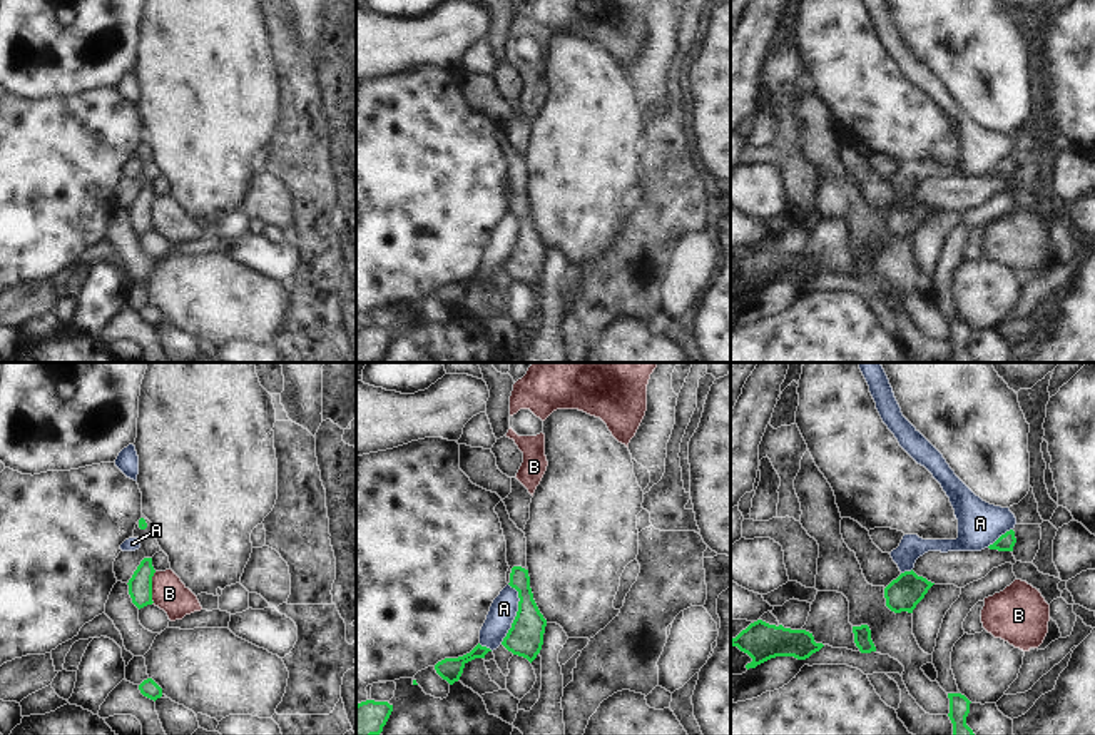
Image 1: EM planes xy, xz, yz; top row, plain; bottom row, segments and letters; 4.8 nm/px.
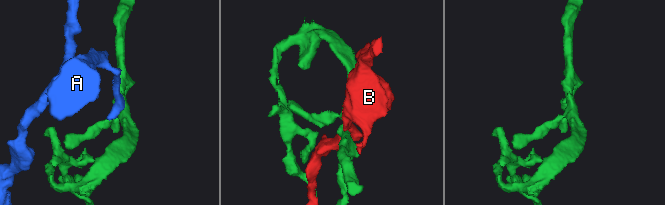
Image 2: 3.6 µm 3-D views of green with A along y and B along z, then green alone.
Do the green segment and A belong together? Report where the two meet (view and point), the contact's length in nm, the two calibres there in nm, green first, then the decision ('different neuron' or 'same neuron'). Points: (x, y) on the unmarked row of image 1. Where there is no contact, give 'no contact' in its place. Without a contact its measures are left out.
meets green in xz at (517, 239); contact 300 nm long; 170 nm thick on the green side, 130 nm on the other; different neuron

